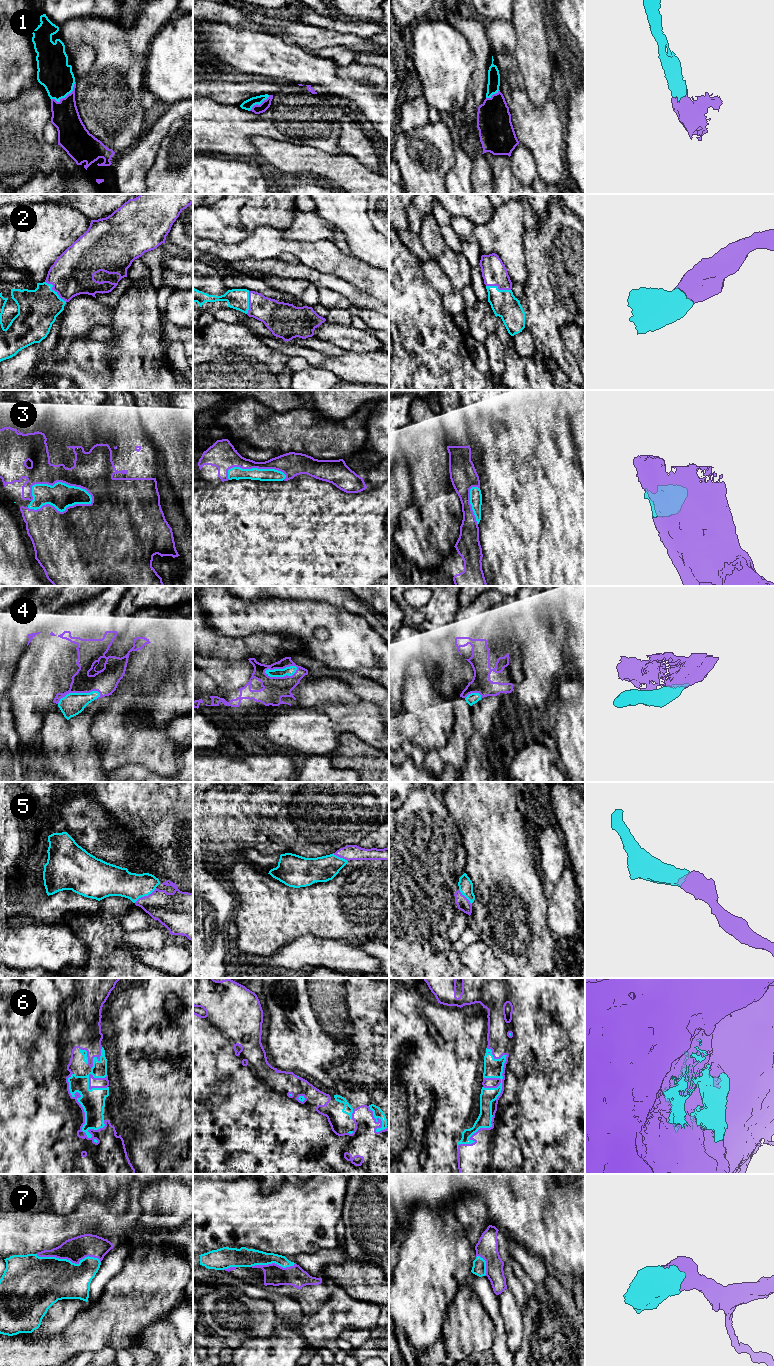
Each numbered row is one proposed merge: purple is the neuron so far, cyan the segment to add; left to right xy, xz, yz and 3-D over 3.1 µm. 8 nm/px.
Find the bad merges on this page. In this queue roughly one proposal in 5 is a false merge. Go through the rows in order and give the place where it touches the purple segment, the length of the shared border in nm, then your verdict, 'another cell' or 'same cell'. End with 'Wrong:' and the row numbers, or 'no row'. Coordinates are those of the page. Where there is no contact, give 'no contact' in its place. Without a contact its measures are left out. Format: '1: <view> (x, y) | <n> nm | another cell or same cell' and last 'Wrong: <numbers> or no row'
1: xy (66, 96) | 240 nm | same cell
2: xy (54, 290) | 240 nm | same cell
3: xy (59, 511) | 550 nm | same cell
4: xz (280, 668) | 280 nm | same cell
5: xy (145, 896) | 220 nm | same cell
6: xy (78, 1102) | 550 nm | same cell
7: xy (69, 1259) | 500 nm | same cell
Wrong: no row

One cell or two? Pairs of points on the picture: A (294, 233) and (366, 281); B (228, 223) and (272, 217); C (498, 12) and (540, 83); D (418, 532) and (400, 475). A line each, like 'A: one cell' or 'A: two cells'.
A: two cells
B: one cell
C: two cells
D: two cells

